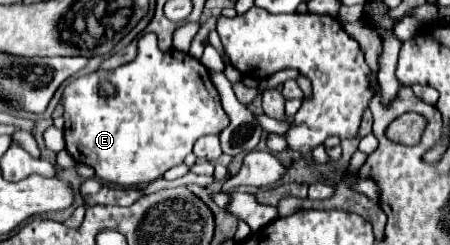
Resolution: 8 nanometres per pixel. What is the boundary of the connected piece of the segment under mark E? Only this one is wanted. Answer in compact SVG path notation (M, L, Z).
M154 33L143 34L138 41L138 57L134 59L134 63L130 65L122 65L118 69L112 69L112 71L104 71L104 69L98 69L94 73L88 73L88 75L82 75L78 79L74 79L72 83L68 83L64 87L64 93L62 93L62 103L64 103L64 141L66 141L66 151L76 159L76 163L84 163L88 167L92 167L96 171L96 177L100 181L106 181L106 183L114 183L114 185L120 185L120 187L132 187L132 185L142 185L142 183L150 183L158 177L164 175L166 169L174 167L174 165L180 165L184 163L184 157L188 153L192 153L192 147L196 143L198 137L202 135L218 135L220 131L224 131L228 127L228 115L226 111L222 109L220 105L220 95L216 93L216 87L212 85L210 81L210 71L198 61L194 59L192 55L188 53L182 53L178 49L170 49L170 51L160 51L158 49L157 36Z

